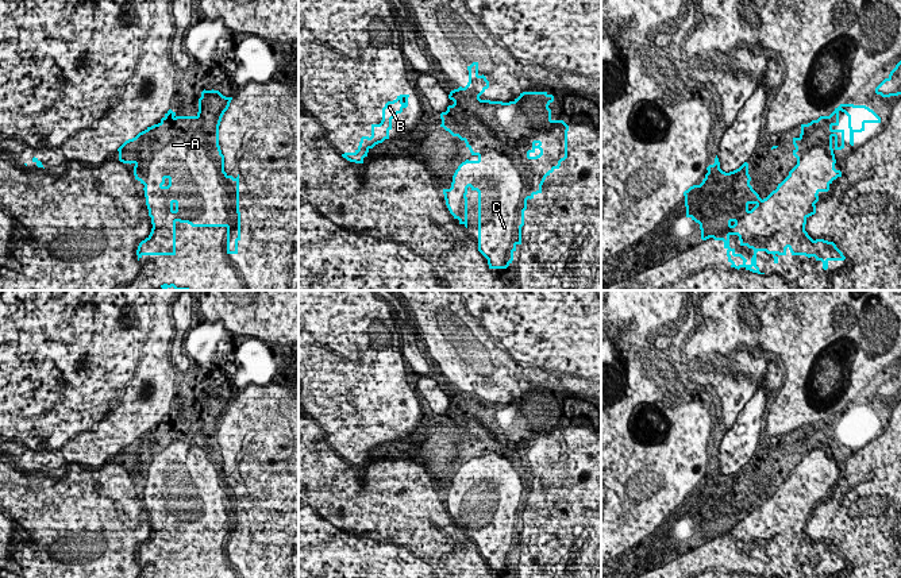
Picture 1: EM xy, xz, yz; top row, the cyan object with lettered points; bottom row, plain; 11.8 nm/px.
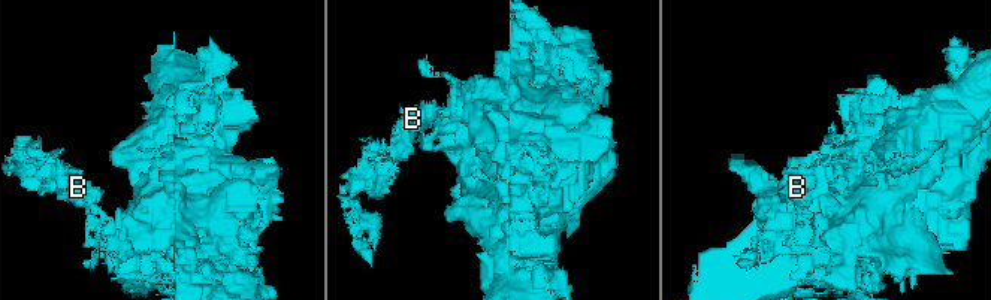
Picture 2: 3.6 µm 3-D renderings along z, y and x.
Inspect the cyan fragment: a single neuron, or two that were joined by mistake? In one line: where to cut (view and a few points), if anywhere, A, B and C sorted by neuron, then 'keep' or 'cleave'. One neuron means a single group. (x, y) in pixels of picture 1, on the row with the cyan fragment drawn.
no cut; A B C; keep

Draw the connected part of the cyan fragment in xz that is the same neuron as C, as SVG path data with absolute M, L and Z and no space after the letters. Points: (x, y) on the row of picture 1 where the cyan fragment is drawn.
M478 62L467 70L467 85L448 95L454 104L440 113L440 127L463 140L478 159L462 162L453 176L451 188L443 189L443 194L450 213L467 228L467 188L478 192L478 251L488 259L489 269L507 269L516 246L521 244L527 200L542 193L546 177L567 158L569 126L551 119L548 105L554 96L547 92L523 92L509 103L481 100L489 81L478 74Z

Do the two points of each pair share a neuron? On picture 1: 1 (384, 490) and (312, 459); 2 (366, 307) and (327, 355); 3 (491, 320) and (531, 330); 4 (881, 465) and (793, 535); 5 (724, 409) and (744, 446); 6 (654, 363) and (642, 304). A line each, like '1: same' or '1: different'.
1: same
2: same
3: same
4: different
5: different
6: same

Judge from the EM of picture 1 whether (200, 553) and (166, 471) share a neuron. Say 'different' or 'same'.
same

